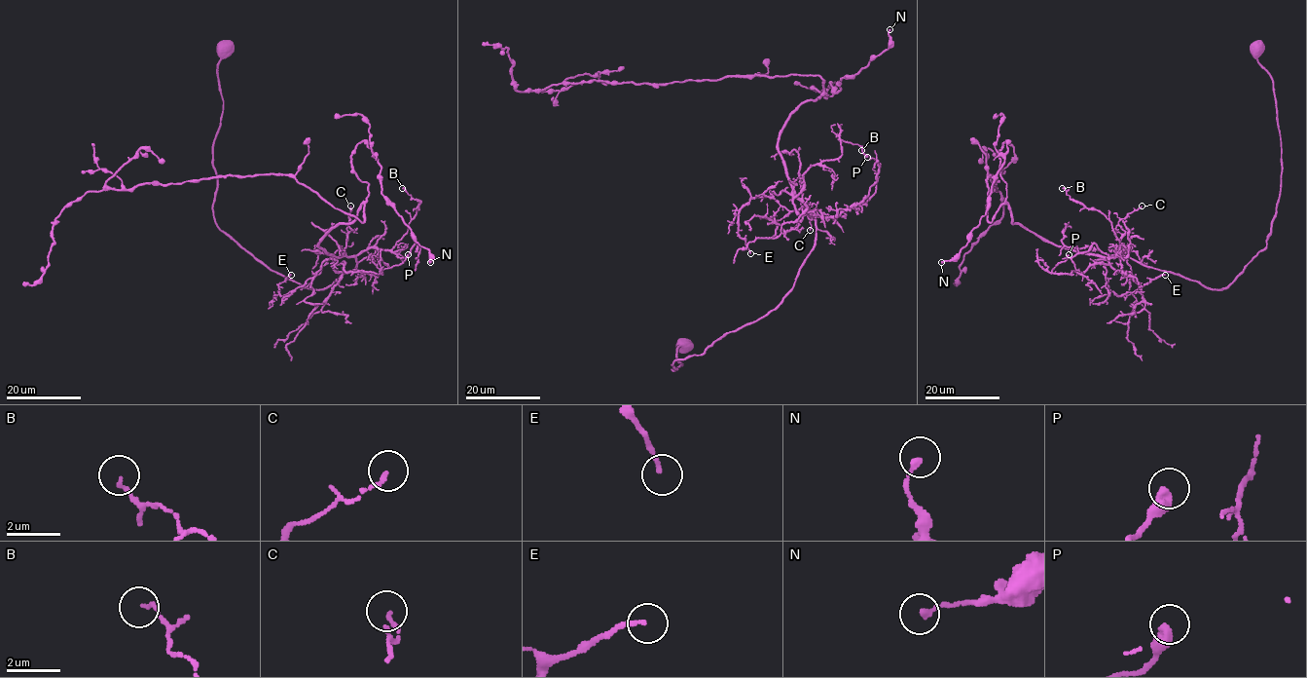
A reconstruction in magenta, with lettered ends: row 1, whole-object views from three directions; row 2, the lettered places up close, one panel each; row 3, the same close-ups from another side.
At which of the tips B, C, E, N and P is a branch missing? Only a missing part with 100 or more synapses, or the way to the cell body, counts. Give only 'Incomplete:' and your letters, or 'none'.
Incomplete: none

